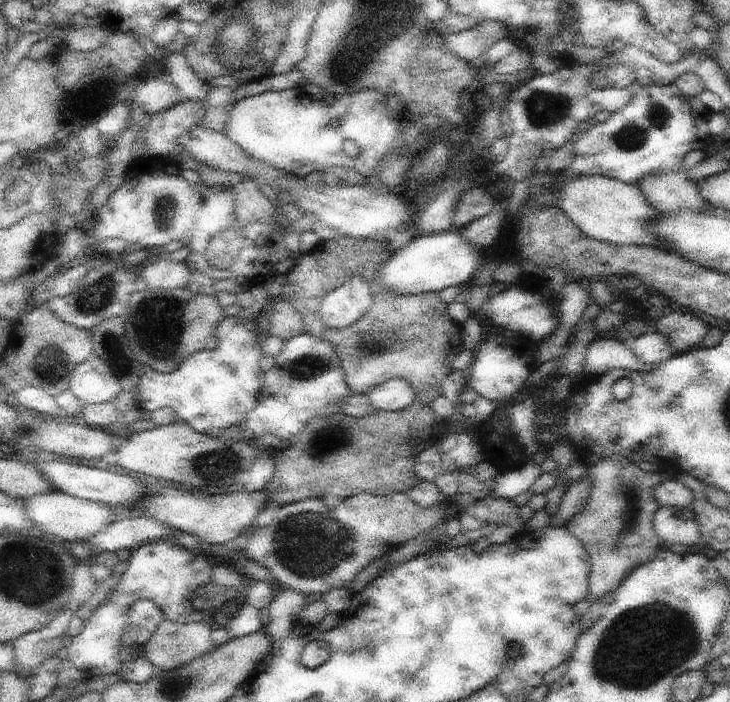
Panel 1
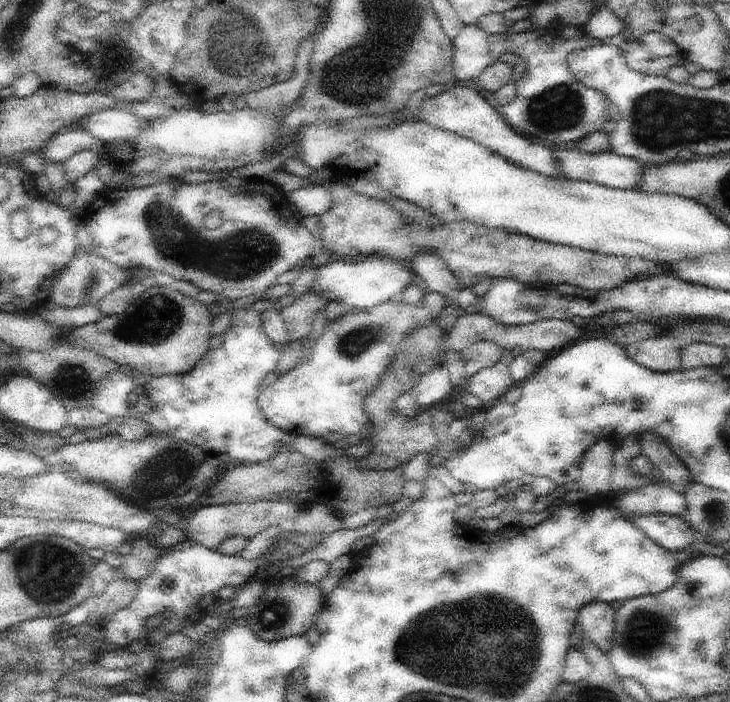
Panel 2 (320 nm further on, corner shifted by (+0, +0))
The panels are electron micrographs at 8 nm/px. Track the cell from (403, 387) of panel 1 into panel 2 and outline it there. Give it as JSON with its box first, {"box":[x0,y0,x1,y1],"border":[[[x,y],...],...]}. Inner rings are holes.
{"box":[412,364,454,407],"border":[[[440,364],[422,376],[412,393],[415,394],[421,407],[427,407],[434,406],[438,402],[450,401],[453,398],[454,390],[448,369]]]}

